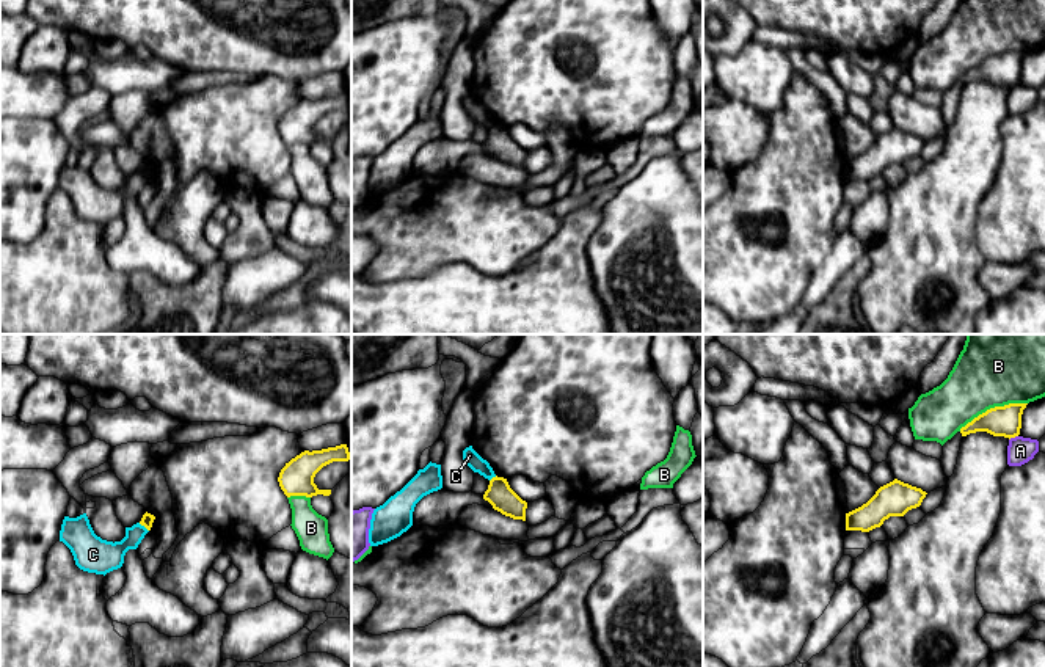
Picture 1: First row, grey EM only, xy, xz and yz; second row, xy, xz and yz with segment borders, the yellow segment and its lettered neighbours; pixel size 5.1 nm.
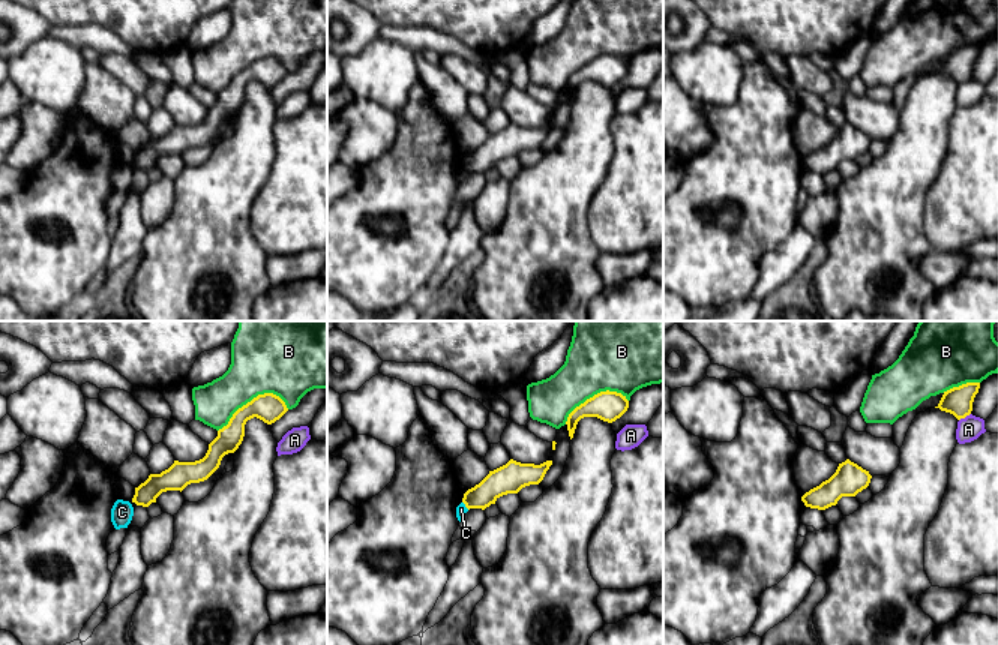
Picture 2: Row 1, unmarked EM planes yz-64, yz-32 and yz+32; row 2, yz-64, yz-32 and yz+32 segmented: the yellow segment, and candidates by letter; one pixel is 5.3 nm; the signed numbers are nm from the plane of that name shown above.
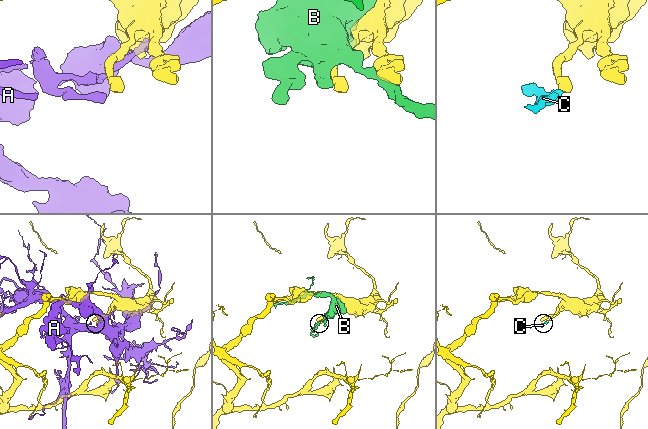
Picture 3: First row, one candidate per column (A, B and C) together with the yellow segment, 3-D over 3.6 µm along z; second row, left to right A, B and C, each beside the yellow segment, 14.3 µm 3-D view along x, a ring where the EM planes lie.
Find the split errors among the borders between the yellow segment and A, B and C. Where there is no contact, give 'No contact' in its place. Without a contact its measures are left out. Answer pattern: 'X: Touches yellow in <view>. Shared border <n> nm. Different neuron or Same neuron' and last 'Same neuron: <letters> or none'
A: Touches yellow in yz. Shared border 50 nm. Different neuron
B: Touches yellow in yz. Shared border 380 nm. Different neuron
C: Touches yellow in xy. Shared border 70 nm. Different neuron
Same neuron: none

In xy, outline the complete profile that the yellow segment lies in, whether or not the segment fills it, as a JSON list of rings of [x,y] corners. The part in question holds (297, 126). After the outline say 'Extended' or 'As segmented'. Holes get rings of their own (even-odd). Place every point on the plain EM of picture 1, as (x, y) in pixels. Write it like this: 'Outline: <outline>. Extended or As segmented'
Outline: [[[347,93],[328,96],[322,99],[304,99],[292,107],[281,118],[278,130],[287,146],[306,144],[312,146],[317,143],[330,144],[331,138],[319,138],[314,132],[315,122],[333,110],[348,110],[350,100]]]. As segmented

